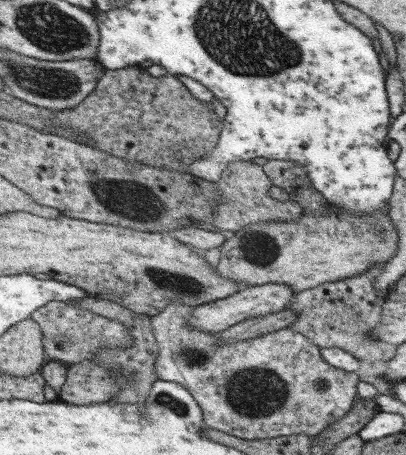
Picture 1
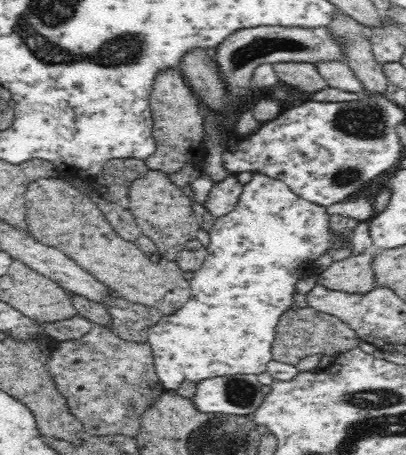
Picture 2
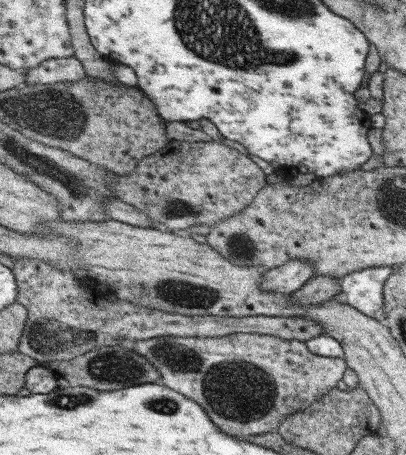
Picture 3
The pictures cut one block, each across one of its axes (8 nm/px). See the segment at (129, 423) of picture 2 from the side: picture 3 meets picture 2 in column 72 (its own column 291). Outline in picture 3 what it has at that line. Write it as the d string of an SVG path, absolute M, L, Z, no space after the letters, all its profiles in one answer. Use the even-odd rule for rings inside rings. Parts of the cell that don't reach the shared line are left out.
M231 334L223 338L179 338L179 336L159 336L151 340L121 340L123 348L133 350L147 358L147 362L161 376L161 384L187 394L187 398L195 398L211 418L215 418L215 426L225 434L249 436L249 434L275 434L285 416L295 414L303 408L313 406L319 398L323 398L331 388L341 386L343 374L349 368L345 358L327 358L313 354L305 342L283 340L269 334Z

